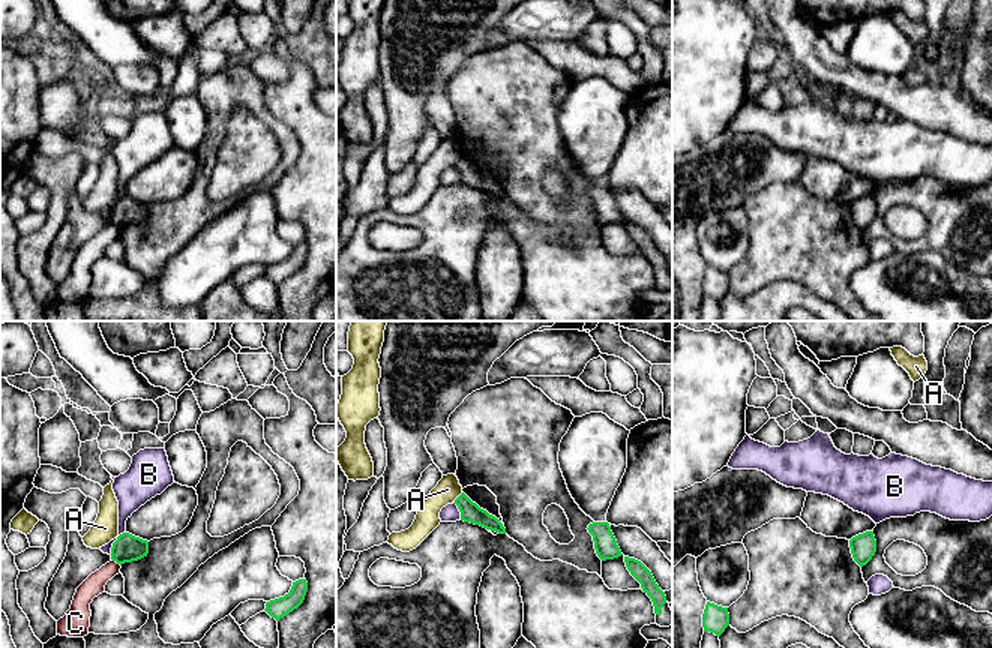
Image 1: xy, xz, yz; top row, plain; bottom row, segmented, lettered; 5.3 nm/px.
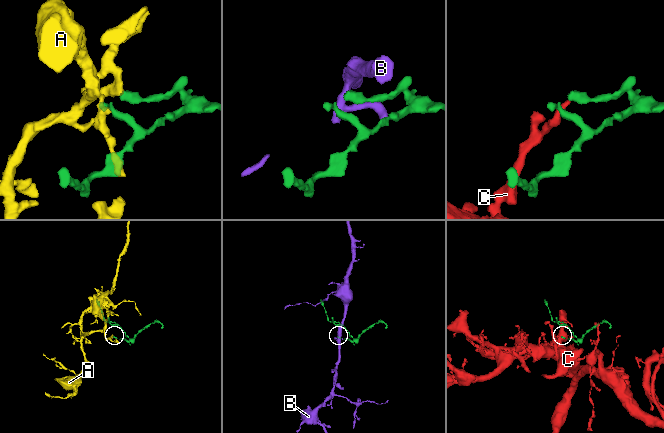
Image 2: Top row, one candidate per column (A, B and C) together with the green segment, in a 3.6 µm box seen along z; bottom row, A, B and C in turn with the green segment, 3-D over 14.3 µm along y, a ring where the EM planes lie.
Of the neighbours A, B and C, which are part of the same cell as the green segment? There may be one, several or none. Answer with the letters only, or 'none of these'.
none of these

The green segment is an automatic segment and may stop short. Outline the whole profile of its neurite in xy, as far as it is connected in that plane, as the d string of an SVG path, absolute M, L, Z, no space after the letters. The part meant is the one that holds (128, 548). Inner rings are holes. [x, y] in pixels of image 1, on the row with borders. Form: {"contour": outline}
{"contour": "M123 532L117 537L111 548L111 560L117 564L138 561L149 554L149 542Z"}

